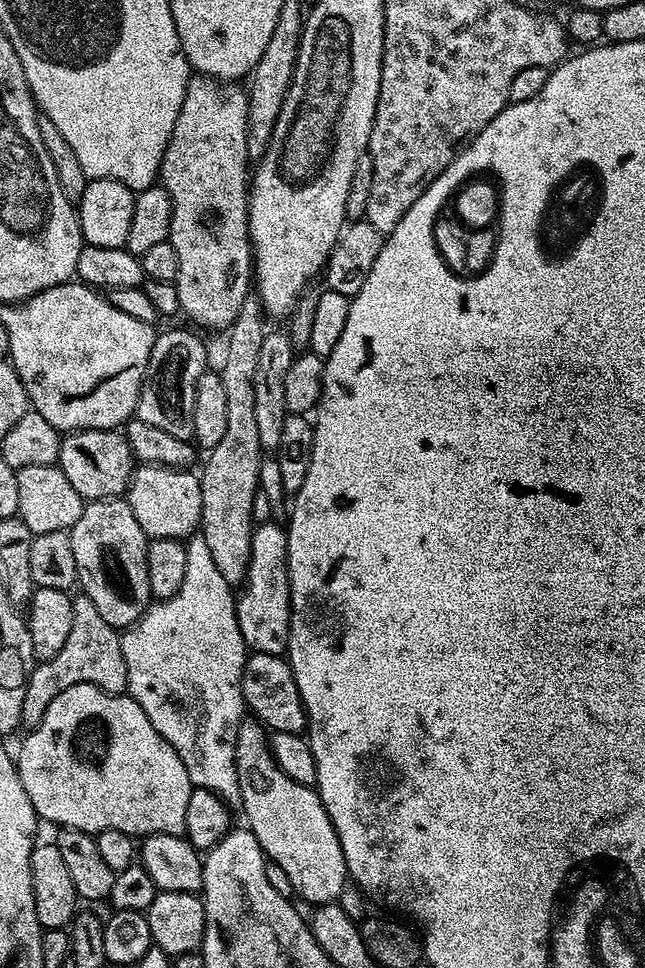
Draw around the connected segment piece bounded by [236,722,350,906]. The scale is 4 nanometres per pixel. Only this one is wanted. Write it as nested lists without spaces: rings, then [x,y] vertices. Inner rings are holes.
[[[245,722],[238,730],[236,769],[240,787],[239,807],[244,808],[244,816],[248,819],[247,827],[254,834],[254,838],[258,838],[260,849],[265,857],[282,866],[282,871],[290,878],[290,885],[295,895],[301,896],[308,906],[337,903],[343,897],[350,877],[346,858],[342,854],[342,846],[338,842],[338,834],[330,822],[330,814],[326,814],[326,806],[322,806],[319,792],[315,787],[294,782],[294,778],[290,778],[276,765],[276,760],[272,757],[269,737],[265,729],[256,722]]]

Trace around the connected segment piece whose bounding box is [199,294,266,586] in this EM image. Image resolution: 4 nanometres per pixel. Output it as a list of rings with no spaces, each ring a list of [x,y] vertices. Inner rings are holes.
[[[248,295],[242,302],[238,318],[234,318],[231,328],[227,329],[228,345],[224,348],[224,361],[218,365],[222,386],[228,404],[228,421],[222,442],[207,453],[208,461],[204,472],[199,473],[202,486],[202,518],[199,531],[210,546],[214,566],[218,566],[222,578],[236,586],[243,581],[250,562],[250,542],[254,523],[251,506],[259,489],[259,466],[262,461],[262,449],[258,442],[258,425],[254,411],[254,369],[258,366],[258,350],[266,331],[265,310],[260,305],[260,297]]]

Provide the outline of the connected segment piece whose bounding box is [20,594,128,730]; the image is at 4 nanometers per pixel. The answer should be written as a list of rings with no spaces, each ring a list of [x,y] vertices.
[[[80,594],[72,601],[74,622],[70,626],[70,634],[66,638],[66,646],[54,654],[54,658],[37,663],[28,674],[26,698],[22,698],[21,725],[31,730],[42,722],[42,714],[50,707],[50,702],[62,694],[62,690],[70,690],[70,686],[93,684],[103,690],[120,694],[127,689],[128,675],[126,674],[126,658],[122,658],[120,645],[121,633],[98,614],[98,606],[90,602],[90,598]]]

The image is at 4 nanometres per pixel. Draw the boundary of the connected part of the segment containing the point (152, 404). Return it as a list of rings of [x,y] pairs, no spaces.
[[[184,328],[161,331],[150,350],[150,358],[144,375],[144,385],[140,387],[140,400],[136,404],[135,419],[150,422],[174,438],[192,440],[194,430],[194,390],[198,378],[206,371],[208,352],[204,344],[192,332]]]

